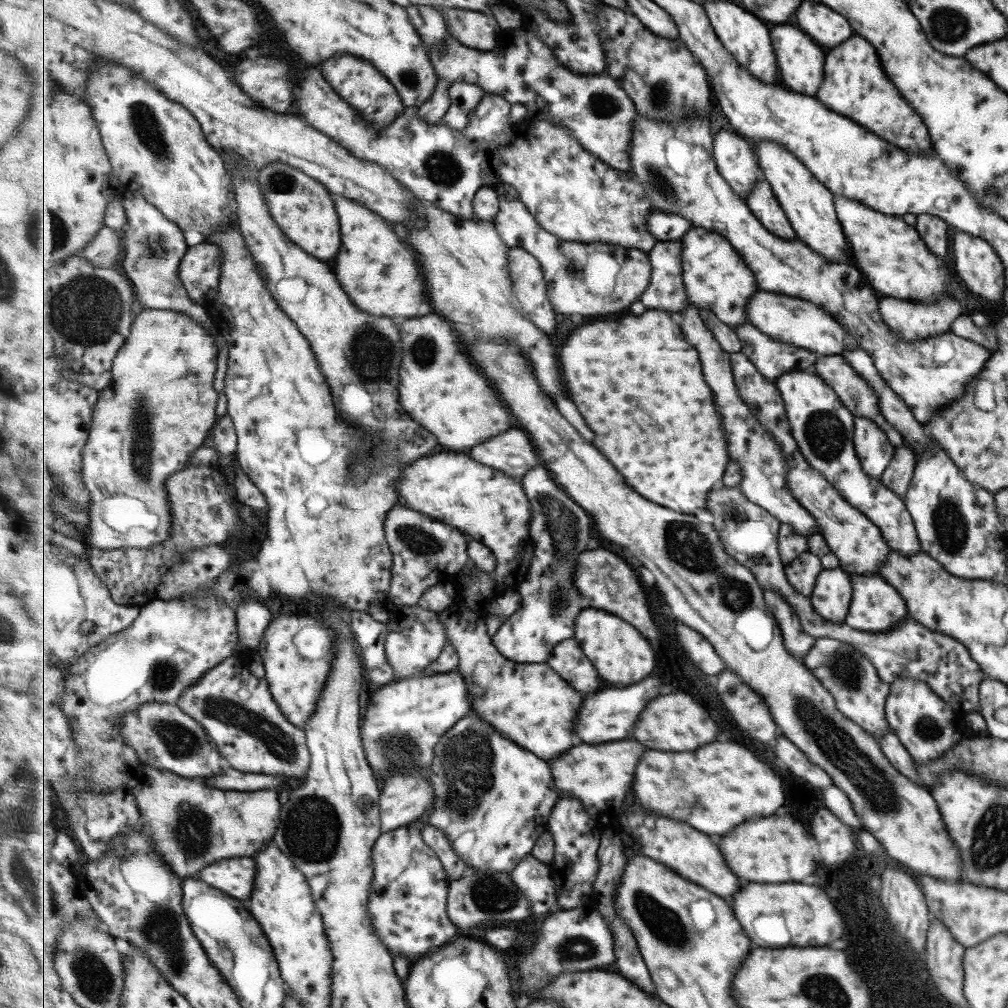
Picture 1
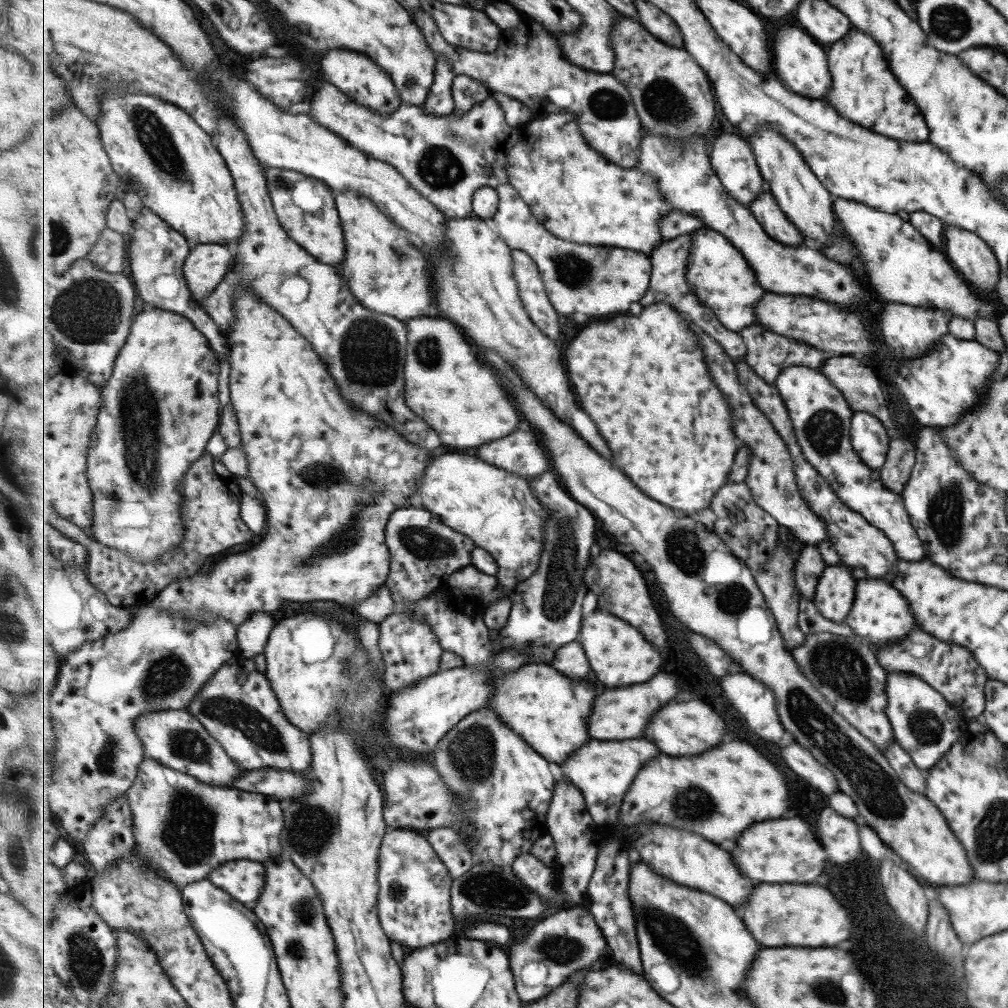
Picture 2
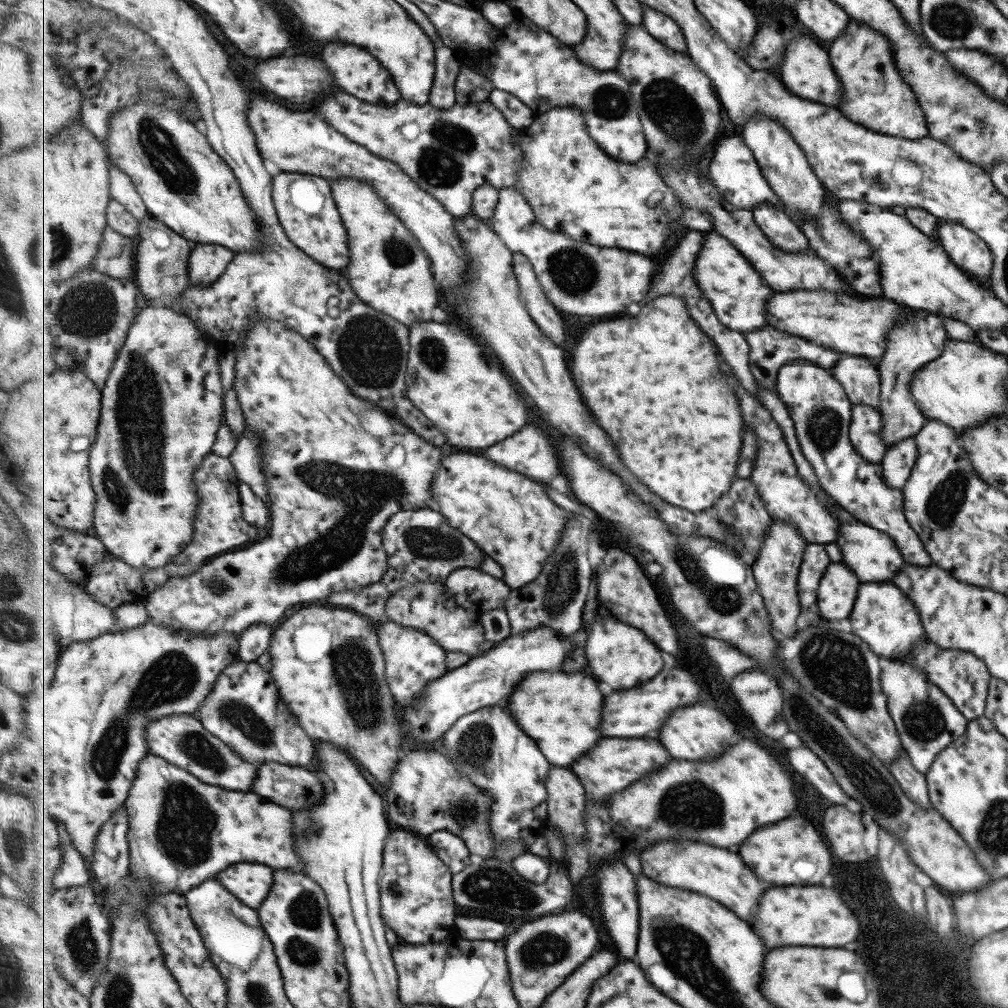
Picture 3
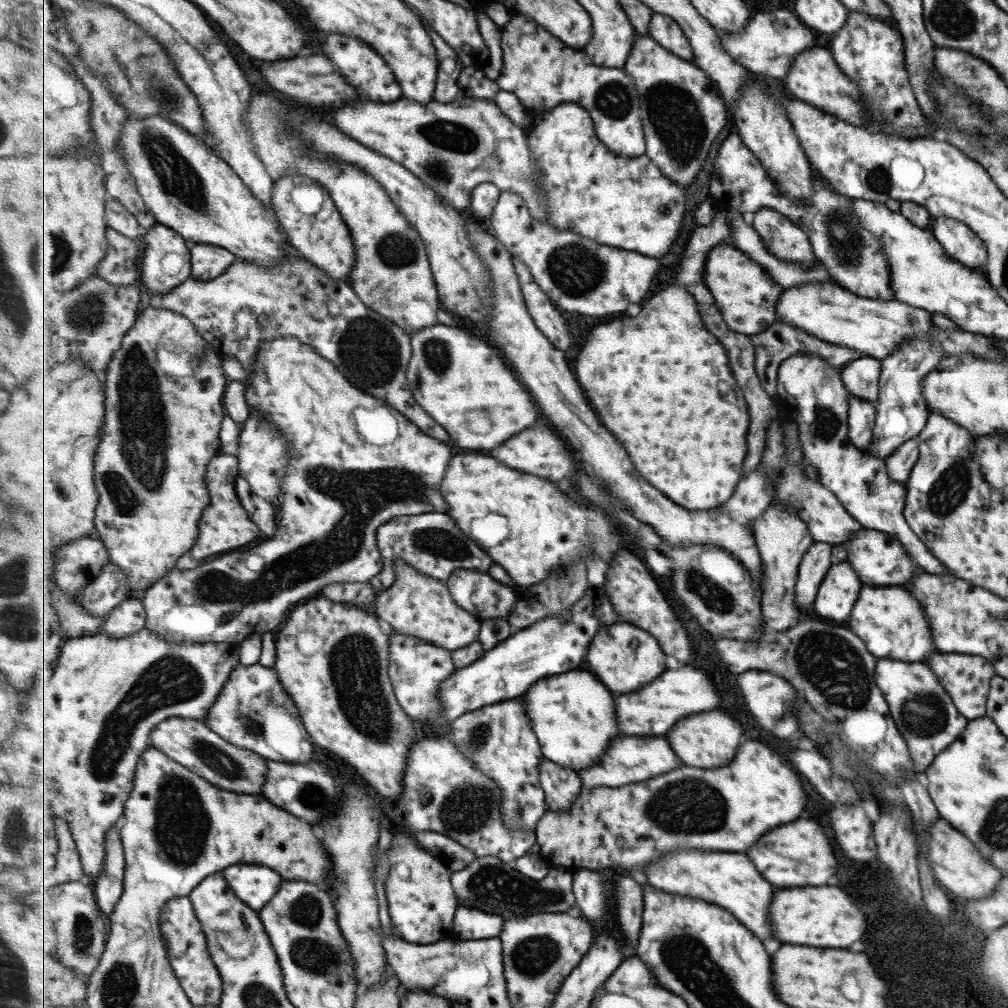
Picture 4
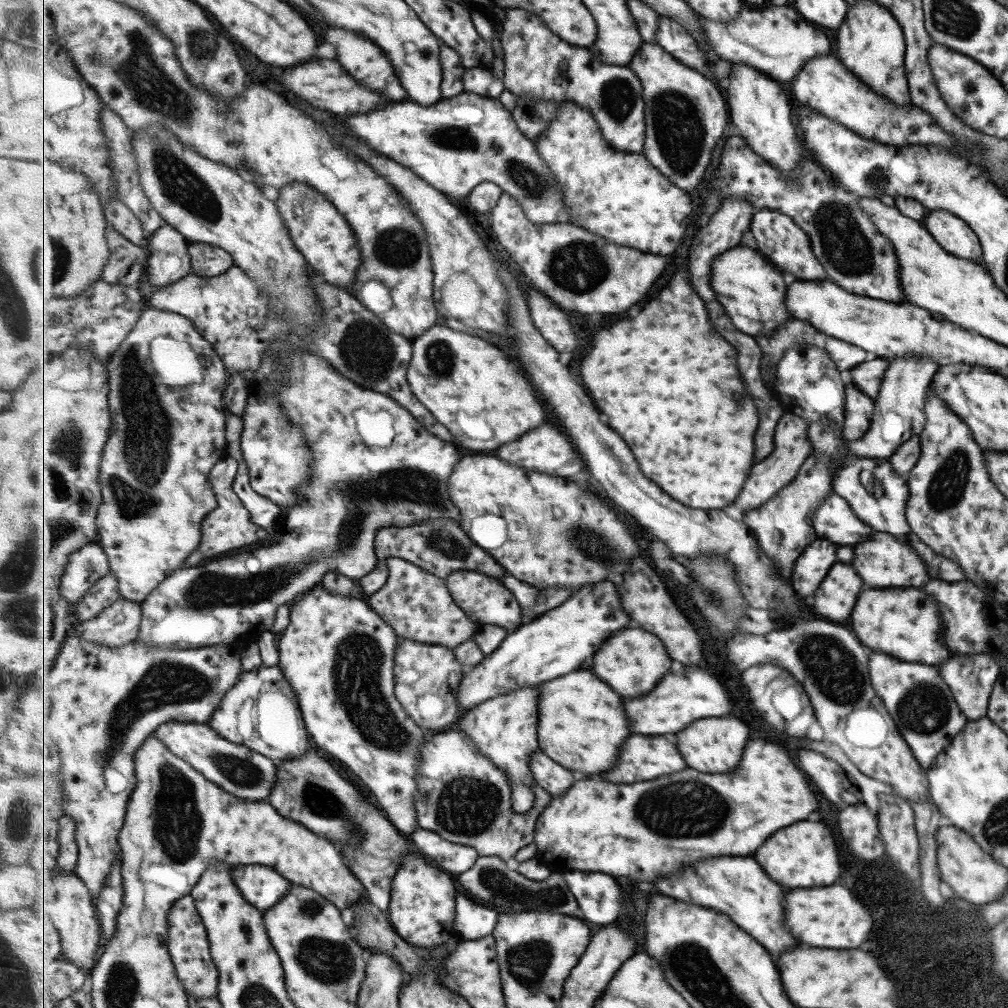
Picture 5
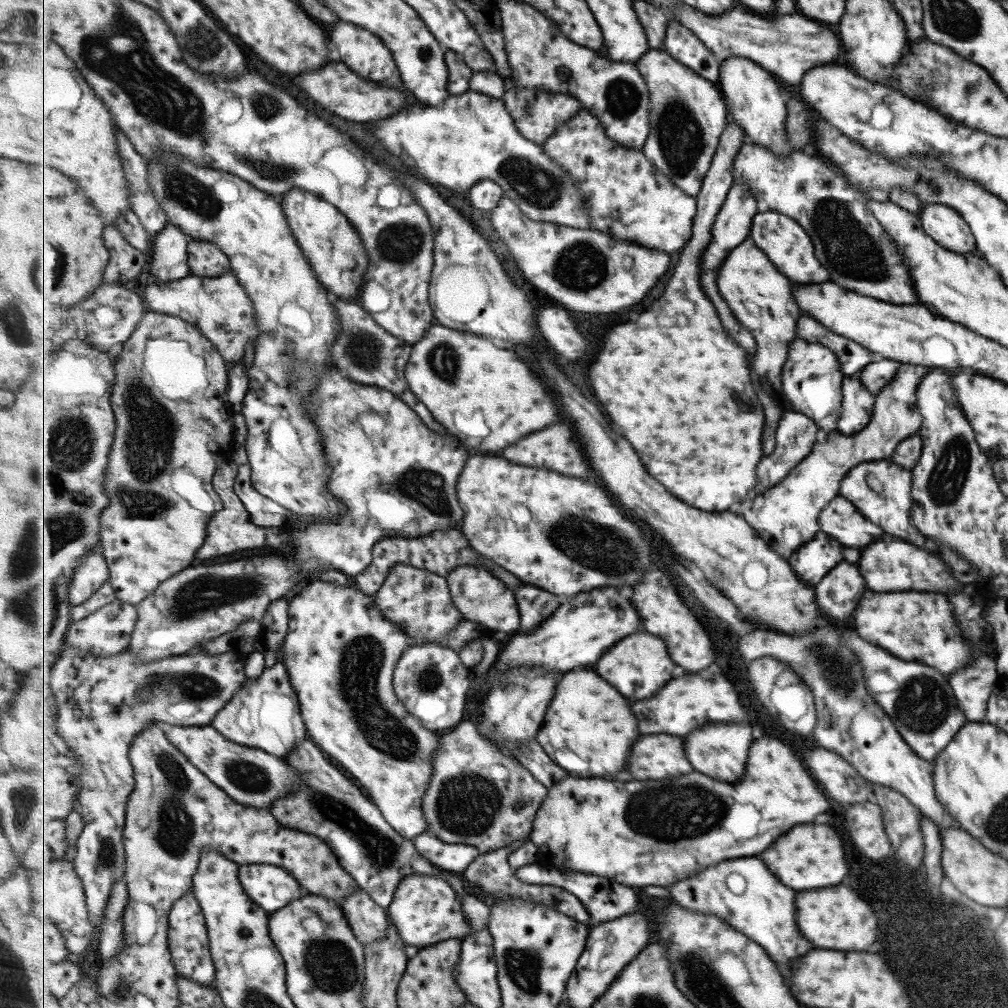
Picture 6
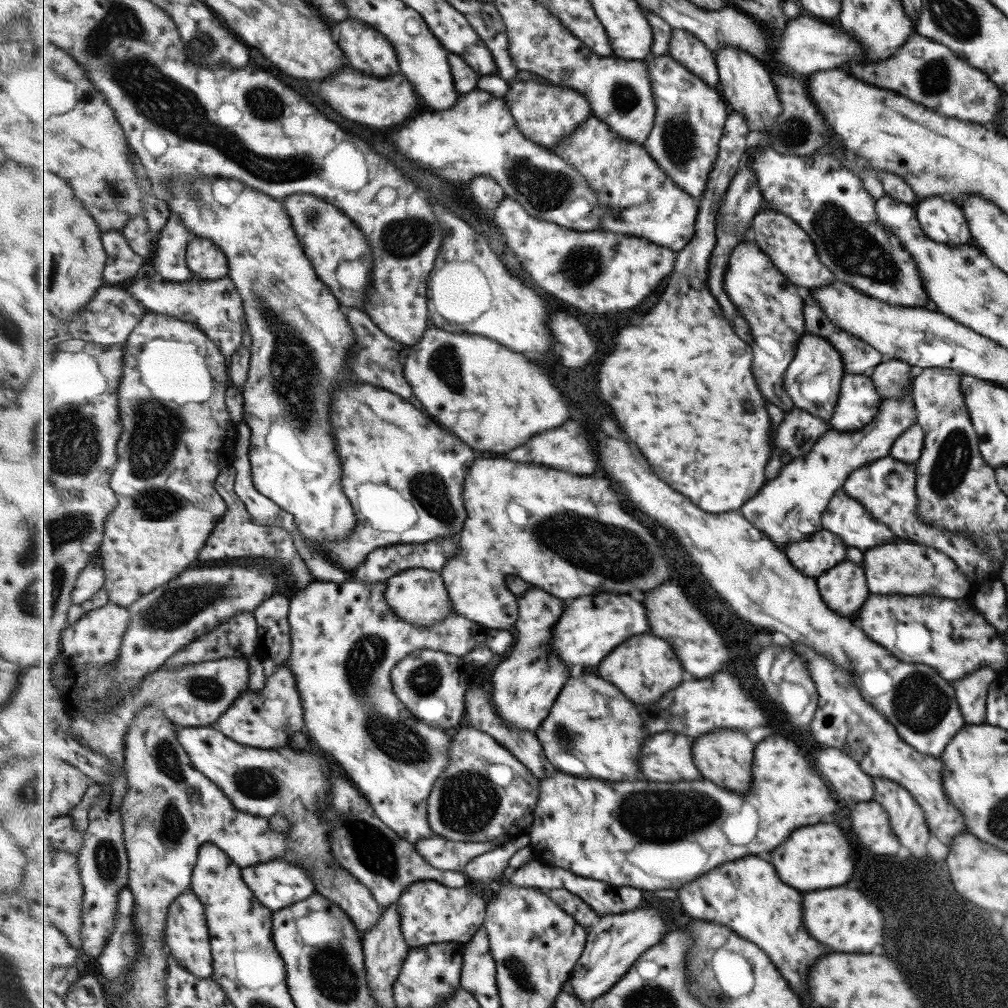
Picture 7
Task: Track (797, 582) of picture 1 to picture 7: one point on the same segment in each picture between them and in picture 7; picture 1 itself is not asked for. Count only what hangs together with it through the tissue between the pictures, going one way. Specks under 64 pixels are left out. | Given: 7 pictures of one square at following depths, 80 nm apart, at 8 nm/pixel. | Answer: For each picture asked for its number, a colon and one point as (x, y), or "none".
2: (809, 565)
3: (815, 561)
4: (816, 561)
5: (813, 565)
6: (811, 562)
7: (821, 550)

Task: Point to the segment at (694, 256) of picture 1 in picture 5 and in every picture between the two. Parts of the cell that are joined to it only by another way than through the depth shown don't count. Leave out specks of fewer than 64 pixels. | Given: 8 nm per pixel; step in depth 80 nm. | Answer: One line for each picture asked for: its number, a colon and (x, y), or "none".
2: (718, 273)
3: (738, 292)
4: (747, 295)
5: (752, 289)

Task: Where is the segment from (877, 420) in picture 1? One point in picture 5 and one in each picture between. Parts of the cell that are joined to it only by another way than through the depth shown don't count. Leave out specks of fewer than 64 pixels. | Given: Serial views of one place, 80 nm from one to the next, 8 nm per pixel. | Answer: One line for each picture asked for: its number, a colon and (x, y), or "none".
2: (862, 387)
3: (859, 377)
4: (860, 377)
5: (866, 377)

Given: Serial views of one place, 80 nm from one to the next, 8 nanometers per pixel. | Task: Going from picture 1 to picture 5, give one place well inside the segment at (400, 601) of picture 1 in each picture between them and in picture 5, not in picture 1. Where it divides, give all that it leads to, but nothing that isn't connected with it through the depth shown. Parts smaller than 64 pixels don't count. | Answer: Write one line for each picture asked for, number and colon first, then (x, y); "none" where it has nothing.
2: (425, 551)
3: (422, 546)
4: (433, 544)
5: (440, 546)

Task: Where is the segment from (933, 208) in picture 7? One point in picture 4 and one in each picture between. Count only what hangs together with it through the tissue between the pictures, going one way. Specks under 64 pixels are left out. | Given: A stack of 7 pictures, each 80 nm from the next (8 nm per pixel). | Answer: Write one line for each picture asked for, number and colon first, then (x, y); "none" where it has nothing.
4: (959, 242)
5: (952, 234)
6: (945, 226)

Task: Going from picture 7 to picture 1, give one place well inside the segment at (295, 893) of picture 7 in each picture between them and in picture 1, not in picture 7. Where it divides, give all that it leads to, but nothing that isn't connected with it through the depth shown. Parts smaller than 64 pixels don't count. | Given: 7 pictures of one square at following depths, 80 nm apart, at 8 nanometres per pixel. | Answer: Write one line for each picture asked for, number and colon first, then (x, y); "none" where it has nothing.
1: (236, 876)
2: (245, 879)
3: (252, 882)
4: (256, 885)
5: (263, 886)
6: (273, 887)

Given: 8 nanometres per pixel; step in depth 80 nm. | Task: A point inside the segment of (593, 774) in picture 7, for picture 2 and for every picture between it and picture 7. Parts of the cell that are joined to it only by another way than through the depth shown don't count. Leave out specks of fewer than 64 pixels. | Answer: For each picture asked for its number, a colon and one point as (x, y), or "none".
2: (547, 709)
3: (562, 712)
4: (574, 714)
5: (582, 725)
6: (587, 731)

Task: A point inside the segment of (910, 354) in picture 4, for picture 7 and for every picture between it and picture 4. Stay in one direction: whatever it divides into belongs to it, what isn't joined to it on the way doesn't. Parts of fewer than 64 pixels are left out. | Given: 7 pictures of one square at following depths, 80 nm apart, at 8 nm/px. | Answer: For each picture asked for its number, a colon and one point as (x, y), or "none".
5: (898, 414)
6: (787, 516)
7: (788, 509)

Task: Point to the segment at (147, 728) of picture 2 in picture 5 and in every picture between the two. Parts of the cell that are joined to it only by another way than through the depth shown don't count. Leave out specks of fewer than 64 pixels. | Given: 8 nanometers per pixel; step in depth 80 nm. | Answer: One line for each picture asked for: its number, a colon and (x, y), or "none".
3: (181, 739)
4: (194, 744)
5: (239, 769)

